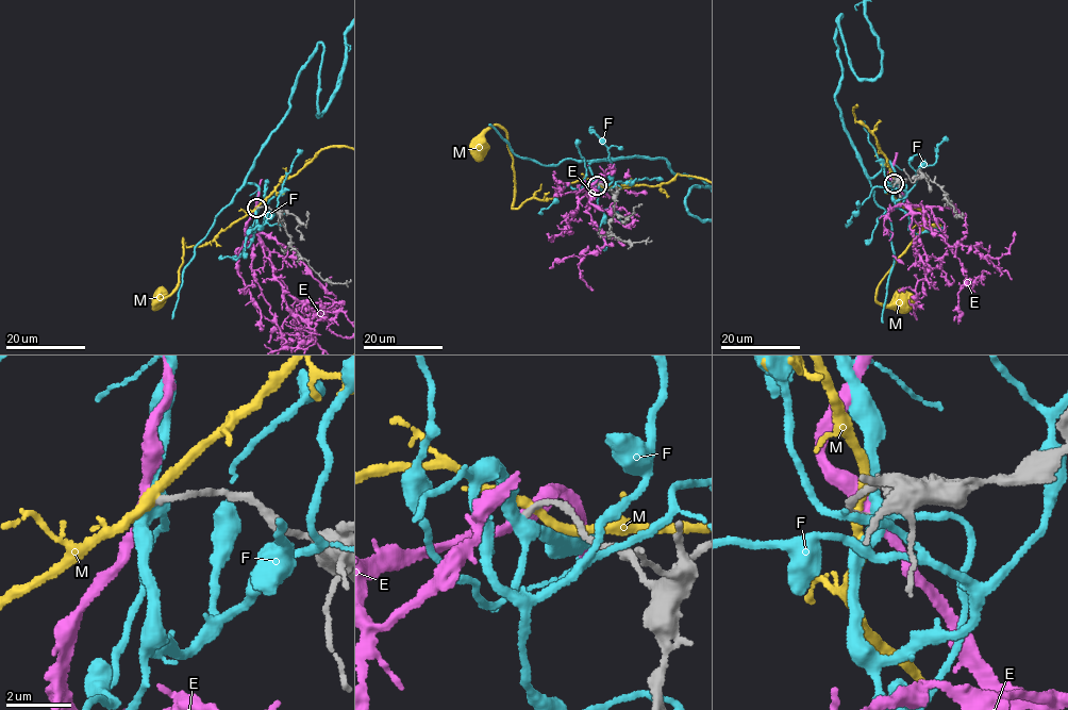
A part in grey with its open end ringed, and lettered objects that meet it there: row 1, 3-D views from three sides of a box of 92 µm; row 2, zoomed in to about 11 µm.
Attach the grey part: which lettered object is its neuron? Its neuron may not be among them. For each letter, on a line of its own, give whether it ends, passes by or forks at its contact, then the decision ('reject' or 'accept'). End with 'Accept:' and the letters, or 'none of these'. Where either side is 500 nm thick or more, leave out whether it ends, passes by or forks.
E: it passes by | accept
F: it forks | reject
M: it passes by | reject
Accept: E

